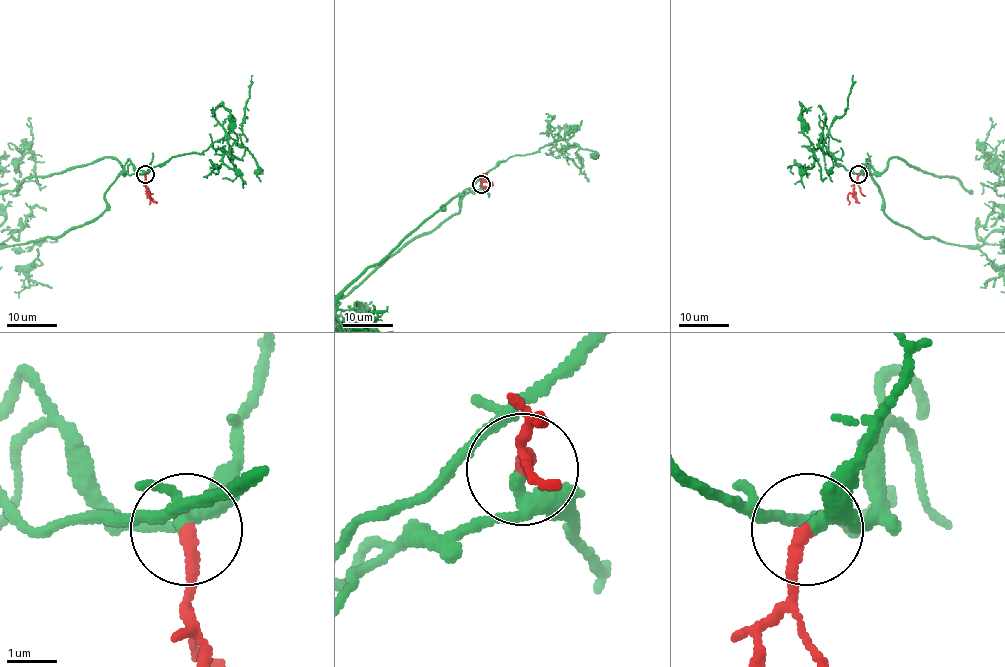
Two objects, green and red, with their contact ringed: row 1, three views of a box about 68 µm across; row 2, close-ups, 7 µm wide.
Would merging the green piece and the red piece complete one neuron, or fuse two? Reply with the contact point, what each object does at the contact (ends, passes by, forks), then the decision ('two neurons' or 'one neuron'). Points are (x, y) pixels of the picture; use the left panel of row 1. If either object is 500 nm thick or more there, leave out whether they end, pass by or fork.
place (145, 174); green passes by; red ends; one neuron

